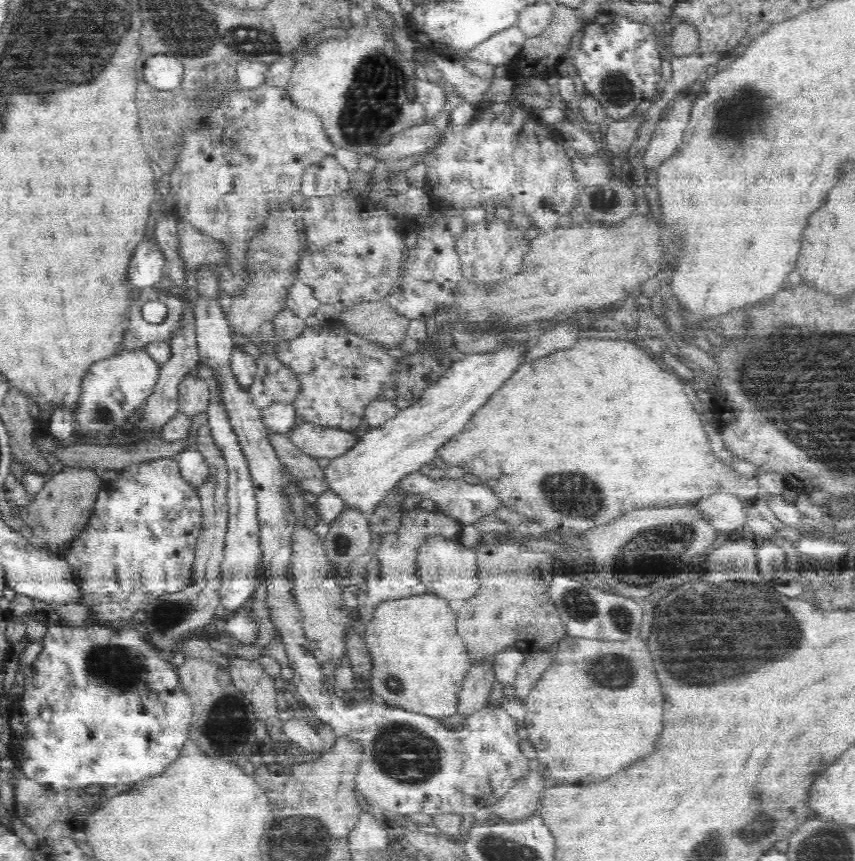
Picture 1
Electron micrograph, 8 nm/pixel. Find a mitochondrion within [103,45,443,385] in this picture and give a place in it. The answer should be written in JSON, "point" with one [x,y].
{"point":[377,96]}

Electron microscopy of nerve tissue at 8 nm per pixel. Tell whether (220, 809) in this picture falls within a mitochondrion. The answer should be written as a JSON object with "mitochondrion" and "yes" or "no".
{"mitochondrion":"no"}

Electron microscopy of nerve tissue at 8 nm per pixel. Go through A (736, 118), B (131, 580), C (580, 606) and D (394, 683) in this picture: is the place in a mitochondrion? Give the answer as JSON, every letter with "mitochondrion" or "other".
{"A":"mitochondrion","B":"other","C":"mitochondrion","D":"mitochondrion"}

